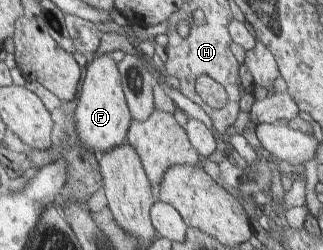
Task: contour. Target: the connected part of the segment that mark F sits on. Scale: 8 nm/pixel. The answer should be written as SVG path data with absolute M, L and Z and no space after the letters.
M110 55L95 56L82 73L77 105L74 111L74 130L80 145L86 150L108 152L124 144L131 126L131 116L122 90L122 79L117 64Z

